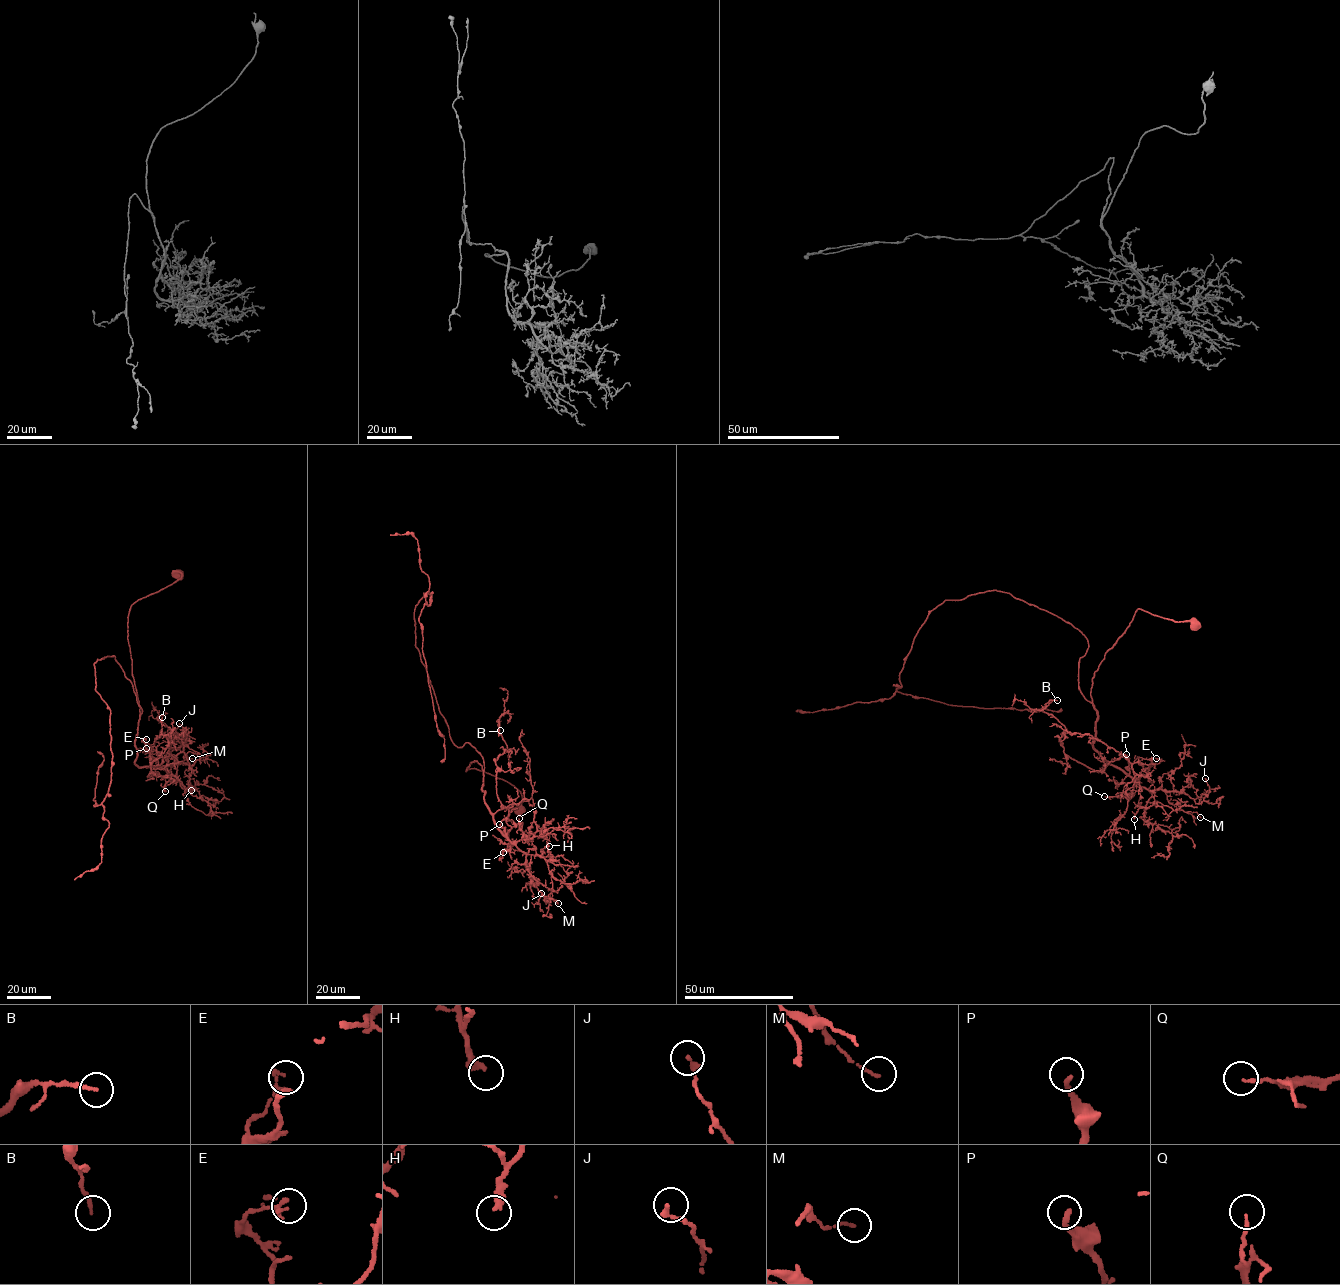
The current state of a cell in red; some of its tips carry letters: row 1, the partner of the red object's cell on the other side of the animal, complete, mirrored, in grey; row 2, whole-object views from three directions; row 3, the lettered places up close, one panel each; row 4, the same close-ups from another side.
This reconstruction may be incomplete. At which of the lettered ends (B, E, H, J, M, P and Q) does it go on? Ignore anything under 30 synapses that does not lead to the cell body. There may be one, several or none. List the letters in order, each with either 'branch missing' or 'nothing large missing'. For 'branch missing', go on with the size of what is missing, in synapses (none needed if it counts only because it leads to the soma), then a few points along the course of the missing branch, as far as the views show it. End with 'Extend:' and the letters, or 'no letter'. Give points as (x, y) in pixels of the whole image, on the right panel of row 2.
B: nothing large missing
E: nothing large missing
H: nothing large missing
J: nothing large missing
M: nothing large missing
P: branch missing | 50 syn | (1126, 754), (1129, 752), (1113, 739), (1109, 722)
Q: nothing large missing
Extend: P

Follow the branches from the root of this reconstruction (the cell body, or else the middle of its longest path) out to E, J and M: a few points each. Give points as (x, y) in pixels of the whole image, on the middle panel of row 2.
E: (521, 810), (521, 792), (466, 772), (470, 762), (482, 767), (495, 825), (514, 843), (503, 852)
J: (521, 810), (521, 792), (466, 772), (470, 762), (481, 765), (485, 804), (525, 854), (541, 893)
M: (521, 810), (521, 792), (466, 772), (470, 762), (482, 767), (495, 825), (558, 903)

